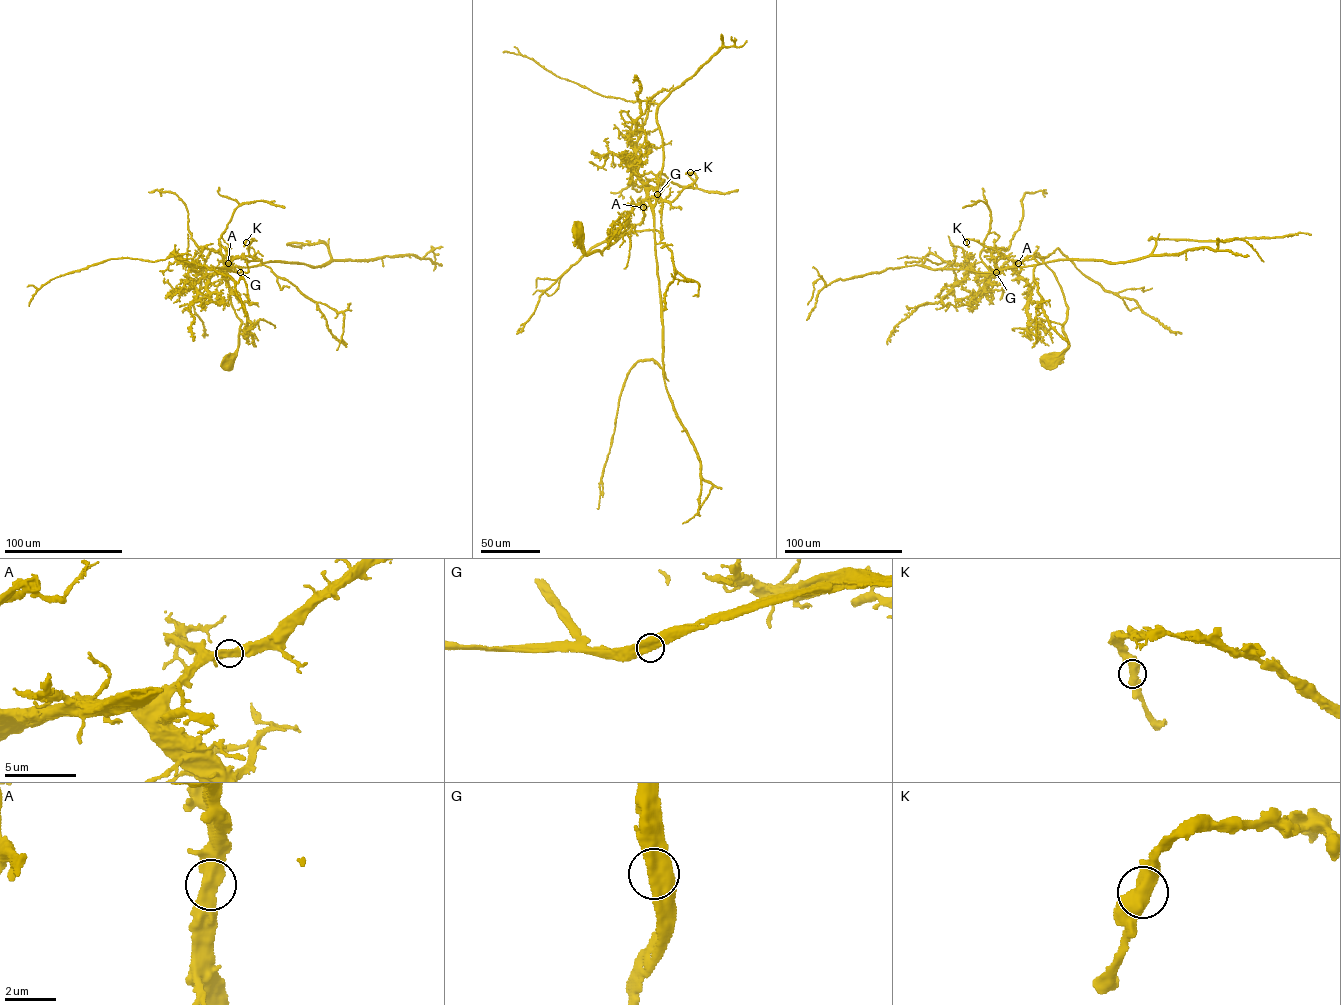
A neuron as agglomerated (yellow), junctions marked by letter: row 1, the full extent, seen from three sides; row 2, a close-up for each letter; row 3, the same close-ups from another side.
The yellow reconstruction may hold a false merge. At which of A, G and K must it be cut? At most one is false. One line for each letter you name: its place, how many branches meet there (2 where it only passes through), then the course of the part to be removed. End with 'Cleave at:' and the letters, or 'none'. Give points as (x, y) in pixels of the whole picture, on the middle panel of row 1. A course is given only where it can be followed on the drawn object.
Cleave at: none

